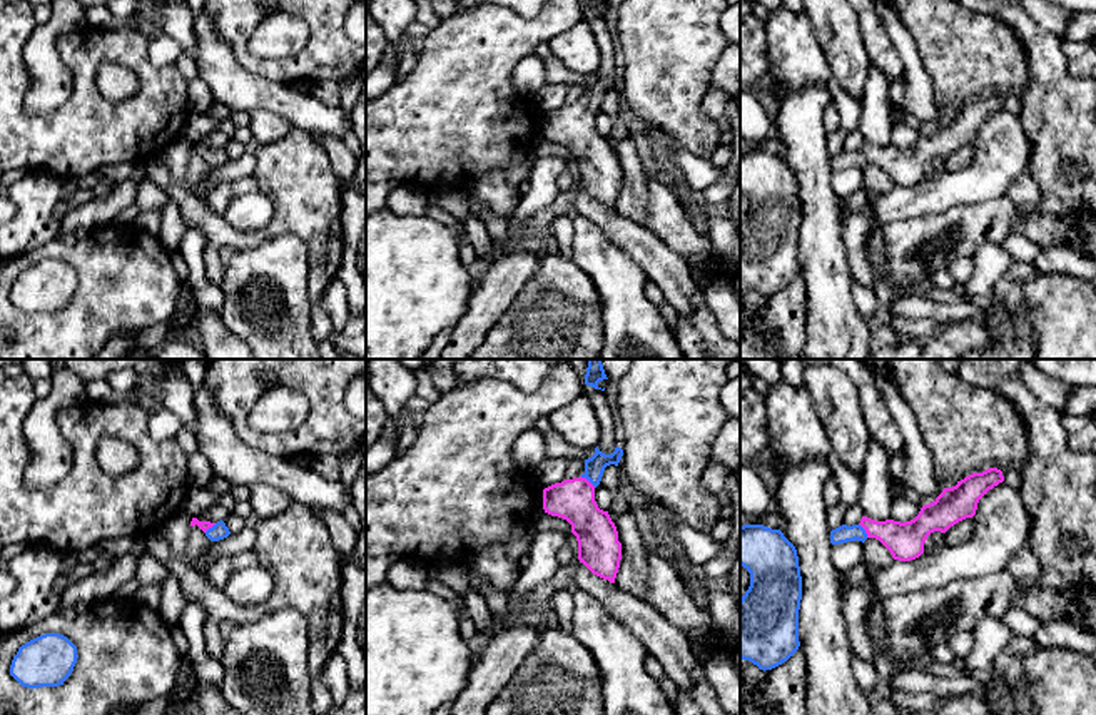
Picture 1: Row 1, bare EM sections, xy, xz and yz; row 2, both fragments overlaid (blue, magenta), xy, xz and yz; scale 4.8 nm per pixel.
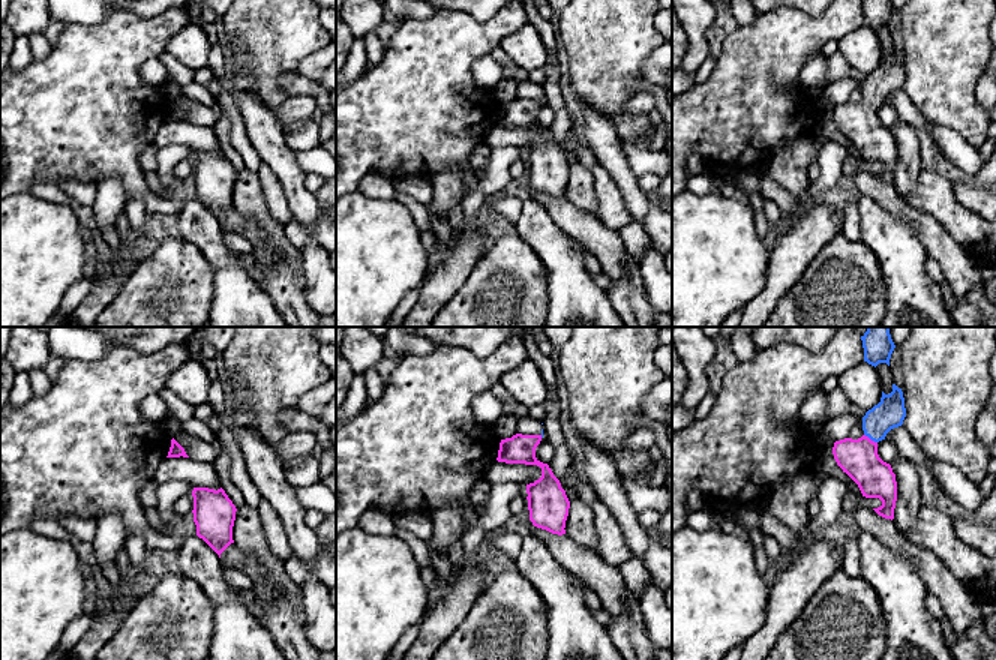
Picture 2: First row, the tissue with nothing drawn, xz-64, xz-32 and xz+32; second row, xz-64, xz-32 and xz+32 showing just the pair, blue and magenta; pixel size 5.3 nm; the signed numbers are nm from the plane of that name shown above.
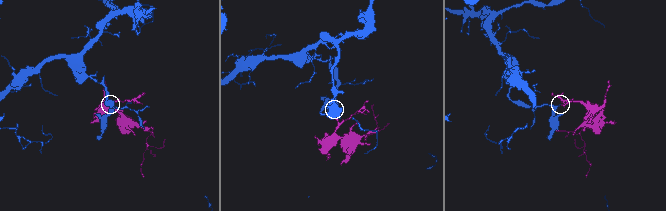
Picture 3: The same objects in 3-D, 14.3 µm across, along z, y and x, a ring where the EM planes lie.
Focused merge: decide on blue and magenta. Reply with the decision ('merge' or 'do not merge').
merge

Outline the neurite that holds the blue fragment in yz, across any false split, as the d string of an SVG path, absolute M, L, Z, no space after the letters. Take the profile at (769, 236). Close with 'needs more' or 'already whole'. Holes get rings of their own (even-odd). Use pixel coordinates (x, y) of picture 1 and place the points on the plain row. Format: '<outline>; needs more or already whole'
M743 150L740 190L750 199L750 212L740 224L740 284L772 296L800 272L797 175L780 155Z; already whole

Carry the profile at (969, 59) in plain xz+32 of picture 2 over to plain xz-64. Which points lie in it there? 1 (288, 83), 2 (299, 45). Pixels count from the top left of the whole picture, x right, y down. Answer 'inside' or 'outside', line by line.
1: outside
2: inside

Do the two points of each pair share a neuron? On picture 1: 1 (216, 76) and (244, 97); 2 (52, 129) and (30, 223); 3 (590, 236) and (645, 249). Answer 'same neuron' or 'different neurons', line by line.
1: same neuron
2: different neurons
3: different neurons

